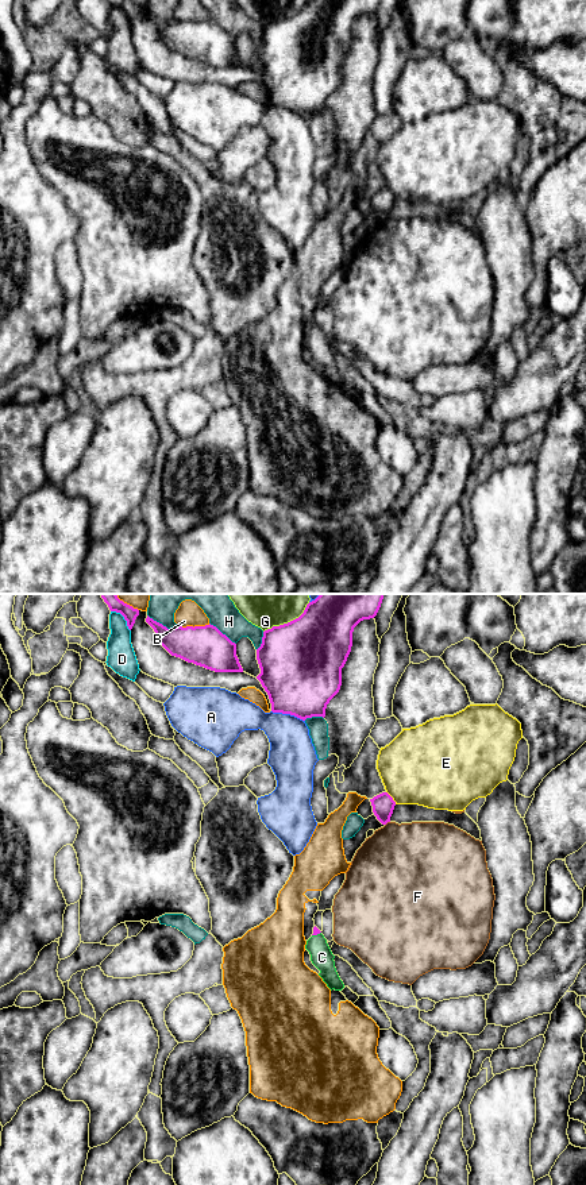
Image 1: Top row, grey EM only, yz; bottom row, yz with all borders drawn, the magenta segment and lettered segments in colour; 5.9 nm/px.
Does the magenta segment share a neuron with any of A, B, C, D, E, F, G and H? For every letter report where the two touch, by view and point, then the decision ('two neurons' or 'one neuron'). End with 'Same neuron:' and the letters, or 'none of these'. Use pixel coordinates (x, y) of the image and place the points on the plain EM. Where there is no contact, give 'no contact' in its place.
A: yz (288, 108) | two neurons
B: yz (192, 22) | two neurons
C: yz (316, 329) | one neuron
D: yz (124, 14) | two neurons
E: yz (392, 193) | two neurons
F: yz (386, 217) | two neurons
G: yz (288, 18) | two neurons
H: yz (161, 19) | two neurons
Same neuron: C

